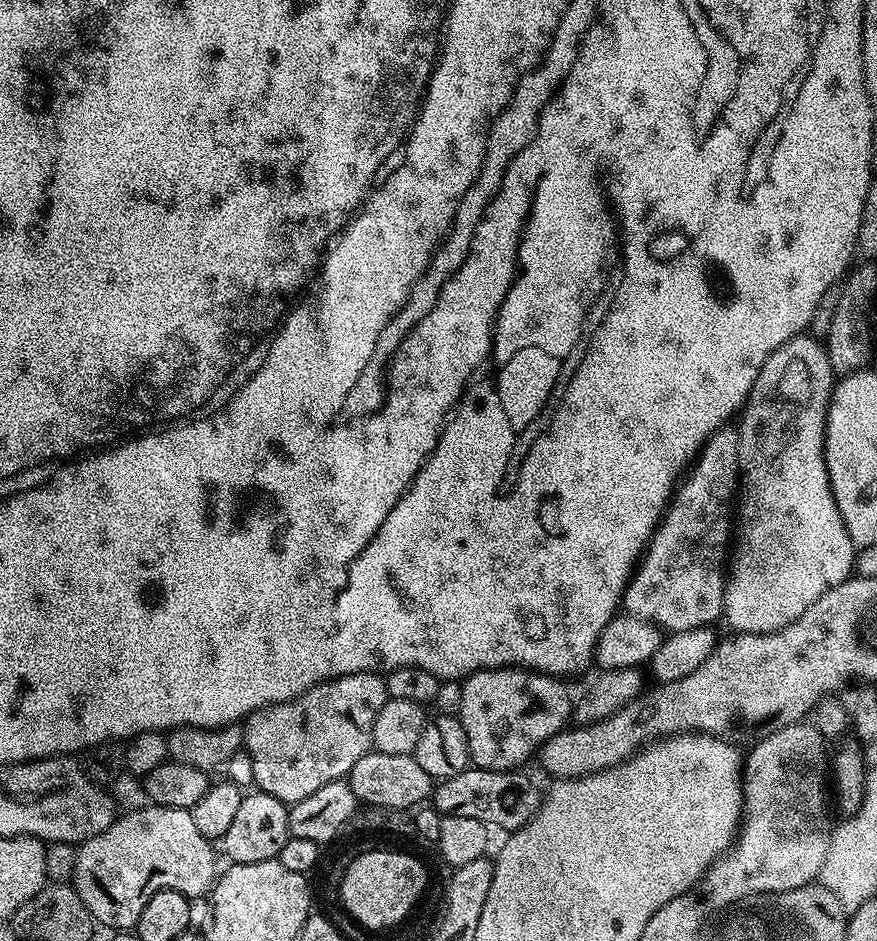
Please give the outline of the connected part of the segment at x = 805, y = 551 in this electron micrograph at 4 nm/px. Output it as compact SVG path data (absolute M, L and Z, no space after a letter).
M808 335L795 336L790 342L786 342L778 350L774 350L770 354L770 358L766 358L766 362L750 390L748 402L744 405L742 415L739 417L739 420L741 420L740 424L738 423L740 434L737 456L738 515L734 520L734 543L730 548L730 563L726 568L726 579L723 581L724 607L722 616L728 619L730 627L736 628L732 630L740 634L746 632L777 632L786 626L790 626L799 616L806 614L806 610L810 610L810 606L814 606L814 602L818 602L818 598L822 598L822 594L826 594L832 588L837 588L839 584L849 579L854 572L854 545L846 526L842 522L838 502L832 493L828 467L824 457L824 431L828 425L828 405L834 387L834 373L828 361L825 345L821 341L819 344L814 337Z

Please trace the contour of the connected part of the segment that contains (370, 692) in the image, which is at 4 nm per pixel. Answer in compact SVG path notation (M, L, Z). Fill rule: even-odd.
M359 672L340 676L336 680L325 680L294 700L269 704L268 707L253 712L243 725L243 751L248 752L250 762L254 762L255 787L291 806L314 794L314 790L326 786L326 782L345 779L352 771L354 762L373 751L374 718L378 718L378 710L382 710L389 699L388 685L383 675Z

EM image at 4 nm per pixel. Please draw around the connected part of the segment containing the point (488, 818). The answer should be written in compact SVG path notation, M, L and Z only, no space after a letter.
M469 766L463 772L439 781L430 795L431 807L441 814L455 814L462 818L478 818L483 824L505 828L511 834L523 828L536 814L542 803L539 792L519 771L495 772Z

